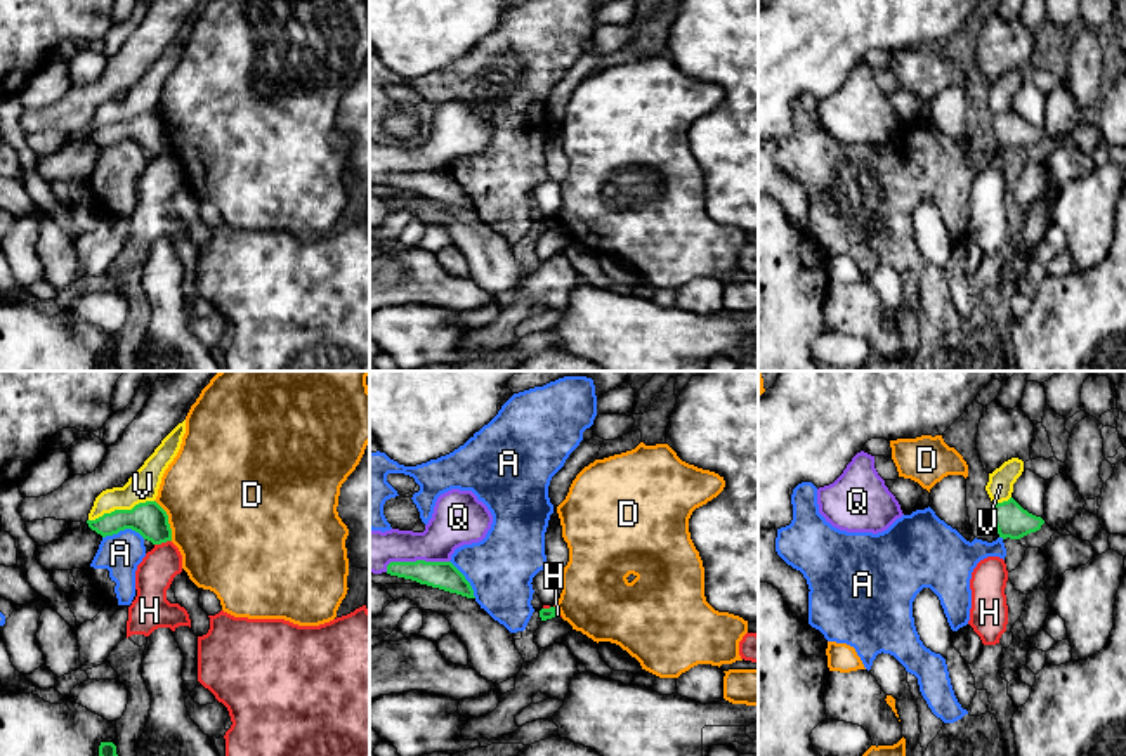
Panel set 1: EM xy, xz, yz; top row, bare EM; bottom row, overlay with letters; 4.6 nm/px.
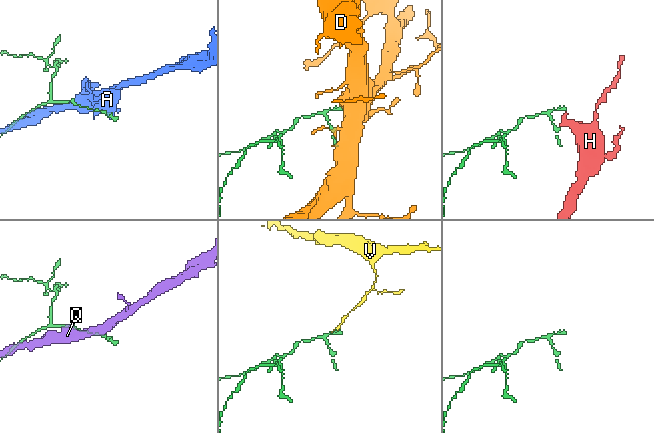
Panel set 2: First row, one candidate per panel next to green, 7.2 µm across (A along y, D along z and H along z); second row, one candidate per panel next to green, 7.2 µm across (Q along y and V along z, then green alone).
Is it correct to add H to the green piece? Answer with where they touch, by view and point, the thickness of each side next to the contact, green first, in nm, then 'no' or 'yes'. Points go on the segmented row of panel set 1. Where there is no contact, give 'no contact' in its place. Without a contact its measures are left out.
xy (162, 541) | 160/170 nm | no

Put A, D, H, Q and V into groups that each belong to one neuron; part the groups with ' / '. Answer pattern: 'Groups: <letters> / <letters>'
Groups: A / D / H / Q / V

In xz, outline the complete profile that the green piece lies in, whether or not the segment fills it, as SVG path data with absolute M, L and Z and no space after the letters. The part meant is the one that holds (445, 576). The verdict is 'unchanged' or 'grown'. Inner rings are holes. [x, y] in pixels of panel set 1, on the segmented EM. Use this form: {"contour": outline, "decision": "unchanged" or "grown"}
{"contour": "M390 562L387 574L416 581L432 588L475 598L470 583L451 562Z", "decision": "unchanged"}

